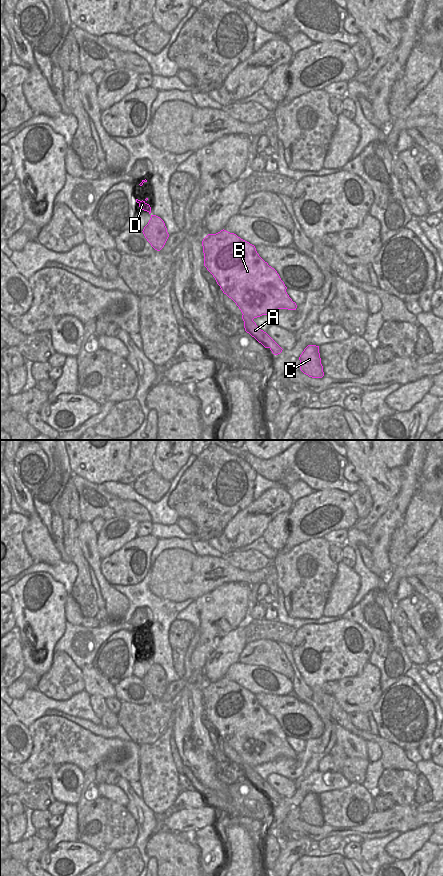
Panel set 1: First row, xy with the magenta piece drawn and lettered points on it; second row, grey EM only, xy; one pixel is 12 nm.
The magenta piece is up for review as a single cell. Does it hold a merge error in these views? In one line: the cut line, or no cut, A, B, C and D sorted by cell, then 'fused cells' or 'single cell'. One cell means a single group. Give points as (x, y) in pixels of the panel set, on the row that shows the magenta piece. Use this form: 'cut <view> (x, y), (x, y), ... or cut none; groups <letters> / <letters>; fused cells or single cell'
cut none; groups A B C D; single cell

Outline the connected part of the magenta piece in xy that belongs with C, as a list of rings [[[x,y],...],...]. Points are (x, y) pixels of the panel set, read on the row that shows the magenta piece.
[[[308,345],[299,357],[300,370],[312,378],[324,376],[323,366],[319,353],[319,346]]]

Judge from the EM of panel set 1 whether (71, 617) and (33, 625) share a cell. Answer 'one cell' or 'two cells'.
two cells

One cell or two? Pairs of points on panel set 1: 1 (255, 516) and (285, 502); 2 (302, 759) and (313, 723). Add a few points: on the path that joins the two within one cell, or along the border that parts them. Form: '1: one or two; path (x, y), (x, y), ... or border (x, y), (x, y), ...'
1: one; path (262, 510), (270, 503), (277, 502)
2: two; border (319, 737), (313, 737), (305, 741)

